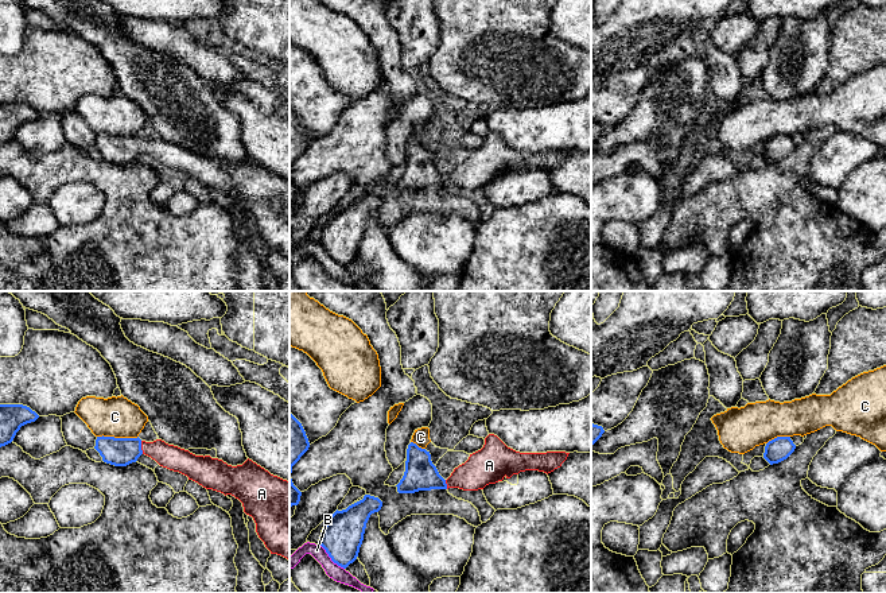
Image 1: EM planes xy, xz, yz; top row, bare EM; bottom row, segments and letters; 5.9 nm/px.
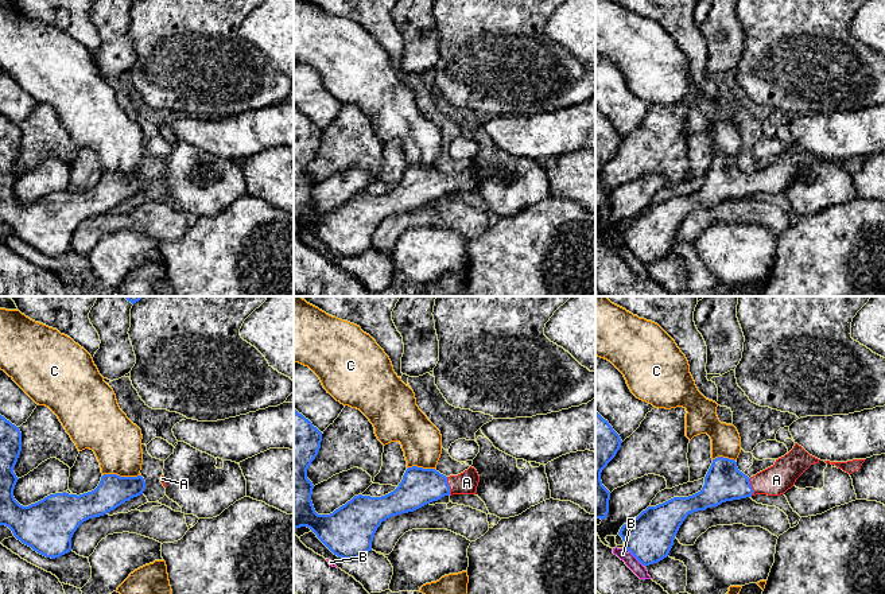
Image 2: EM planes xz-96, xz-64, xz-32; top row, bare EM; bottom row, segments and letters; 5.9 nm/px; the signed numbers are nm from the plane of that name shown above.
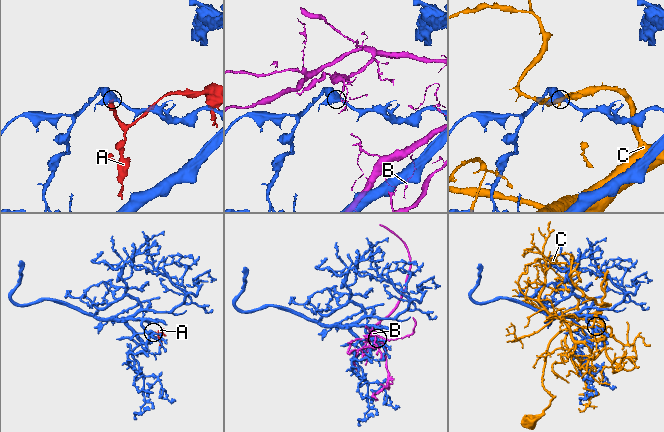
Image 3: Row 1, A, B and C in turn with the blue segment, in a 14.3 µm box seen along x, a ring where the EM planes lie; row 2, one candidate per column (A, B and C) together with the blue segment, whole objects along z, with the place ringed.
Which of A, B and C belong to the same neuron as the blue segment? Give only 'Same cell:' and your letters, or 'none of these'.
Same cell: A

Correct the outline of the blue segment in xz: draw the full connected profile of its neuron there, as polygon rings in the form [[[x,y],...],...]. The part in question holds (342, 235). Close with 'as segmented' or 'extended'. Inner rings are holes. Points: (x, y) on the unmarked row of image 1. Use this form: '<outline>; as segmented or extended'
[[[365,193],[362,198],[346,208],[335,209],[322,228],[319,243],[326,248],[334,261],[346,267],[360,251],[366,221],[372,212],[378,210],[382,199]]]; as segmented

